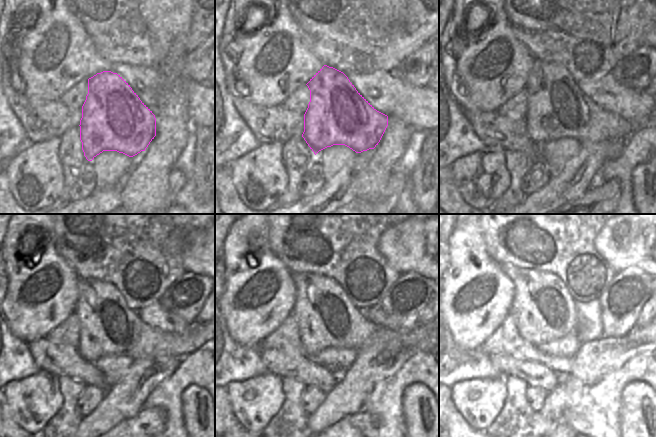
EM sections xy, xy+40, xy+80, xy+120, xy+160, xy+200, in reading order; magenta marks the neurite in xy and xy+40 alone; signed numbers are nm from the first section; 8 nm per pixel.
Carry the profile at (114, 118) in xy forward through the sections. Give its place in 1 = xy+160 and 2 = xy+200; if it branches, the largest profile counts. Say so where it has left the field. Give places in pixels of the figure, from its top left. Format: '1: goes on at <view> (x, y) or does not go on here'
1: goes on at xy+160 (326, 318)
2: goes on at xy+200 (543, 310)

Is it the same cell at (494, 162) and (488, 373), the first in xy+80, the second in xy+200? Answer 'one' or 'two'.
two

